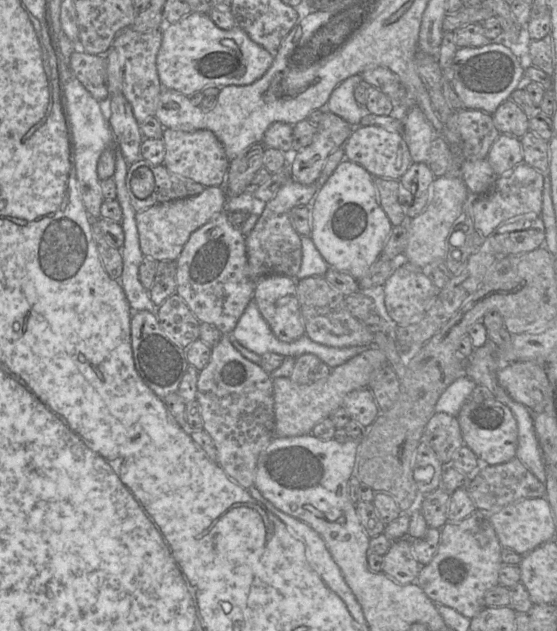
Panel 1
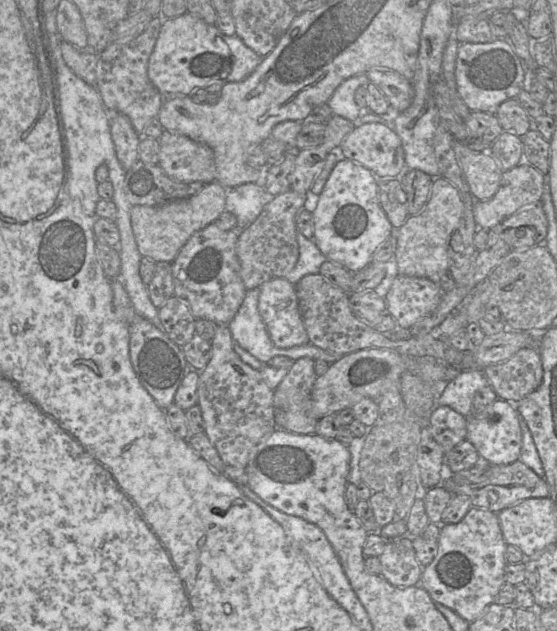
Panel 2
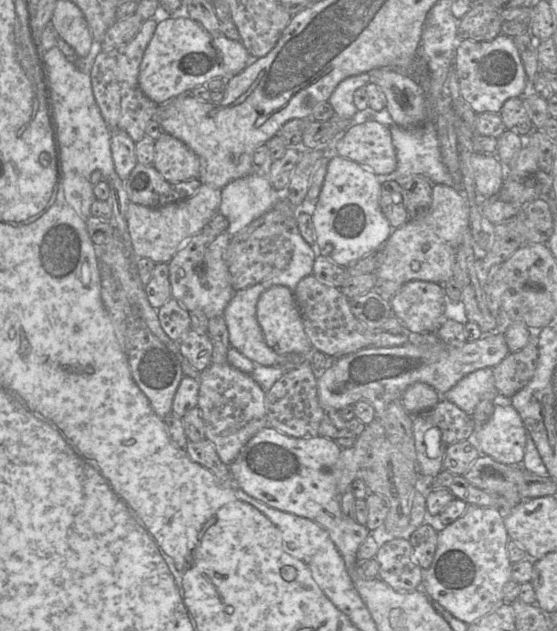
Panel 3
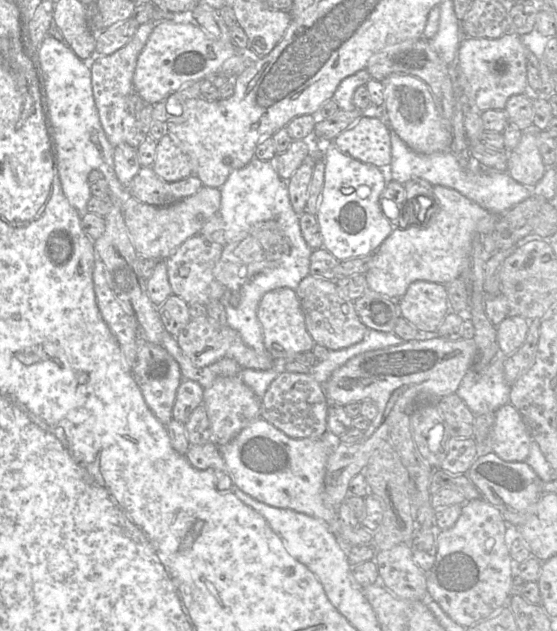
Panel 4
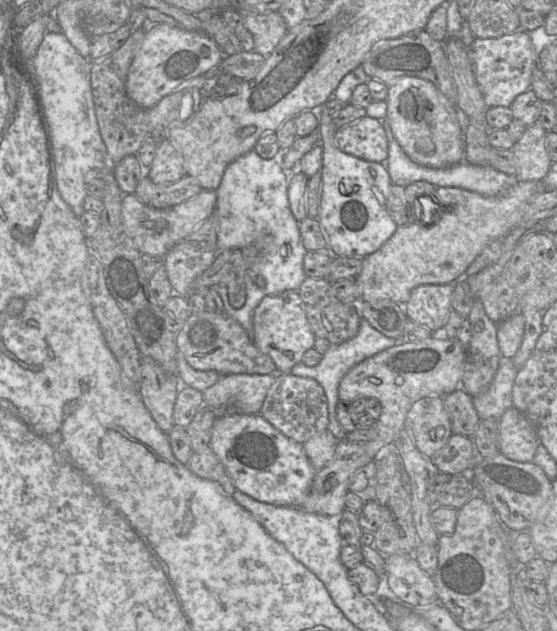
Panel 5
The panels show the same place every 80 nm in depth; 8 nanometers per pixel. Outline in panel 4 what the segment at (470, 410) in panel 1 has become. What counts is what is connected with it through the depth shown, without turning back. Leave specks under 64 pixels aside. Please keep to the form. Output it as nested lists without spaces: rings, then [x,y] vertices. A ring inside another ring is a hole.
[[[507,403],[495,411],[495,422],[490,433],[490,448],[508,462],[524,462],[532,441],[528,426],[519,411]]]

